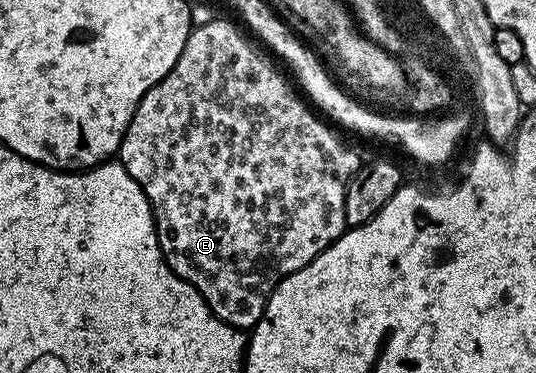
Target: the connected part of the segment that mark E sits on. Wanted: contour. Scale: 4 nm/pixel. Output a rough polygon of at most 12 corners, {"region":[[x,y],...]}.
{"region":[[228,19],[117,157],[210,311],[260,320],[360,159]]}

